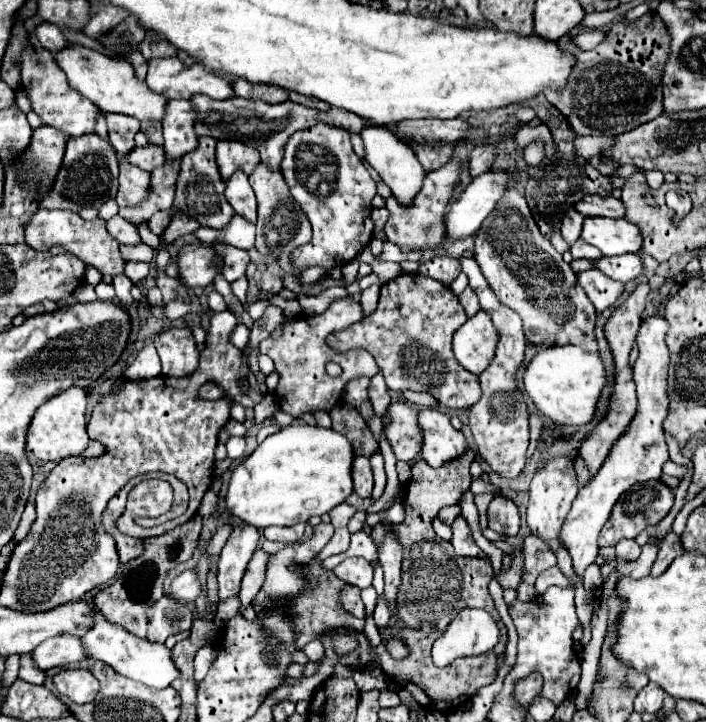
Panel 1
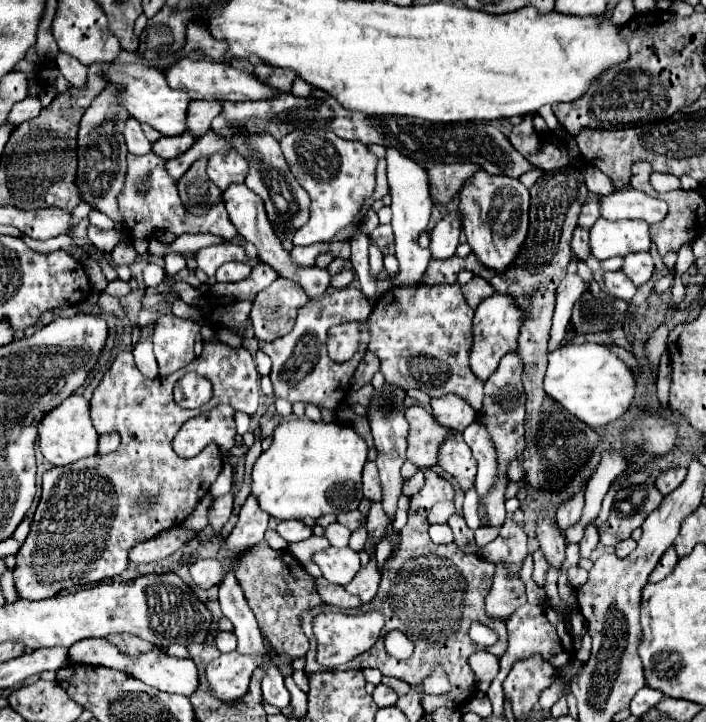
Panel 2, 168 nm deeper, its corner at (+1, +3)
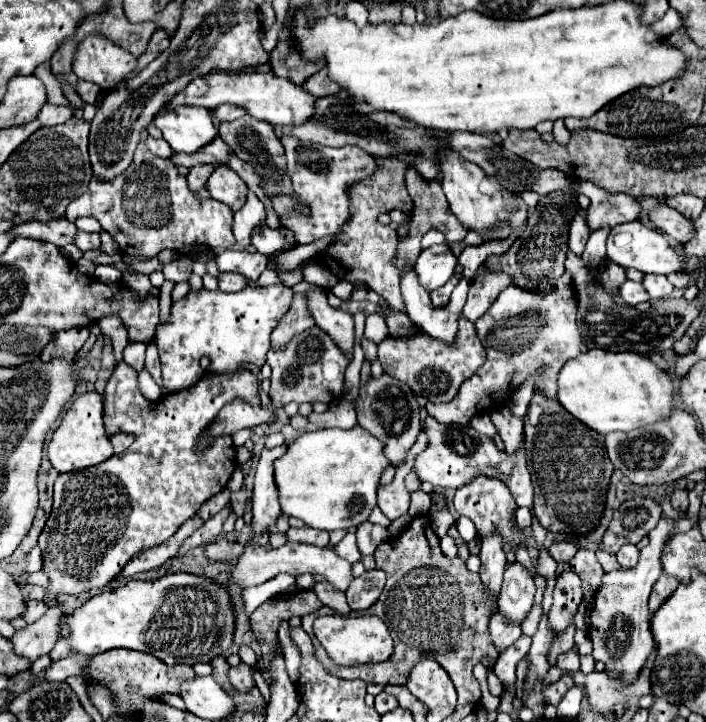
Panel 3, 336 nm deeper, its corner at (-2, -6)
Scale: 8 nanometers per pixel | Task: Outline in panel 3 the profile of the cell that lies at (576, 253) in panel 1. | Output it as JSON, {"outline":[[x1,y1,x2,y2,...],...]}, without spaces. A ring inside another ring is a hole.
{"outline":[[576,214,570,222,570,230,568,230,568,248,576,254,576,256,582,256,584,248,586,248,586,242,588,242,588,236,590,236,590,228,586,224,586,220]]}

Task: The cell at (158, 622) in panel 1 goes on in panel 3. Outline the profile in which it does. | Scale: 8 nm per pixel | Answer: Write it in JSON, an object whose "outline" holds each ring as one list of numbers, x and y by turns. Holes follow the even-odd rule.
{"outline":[[178,572,178,574,166,574,158,580,130,580,128,584,116,590,102,592,90,598,86,604,82,604,72,616,62,616,60,626,64,624,72,628,72,636,58,638,54,650,50,652,52,660,66,658,74,652,96,656,112,648,128,648,128,650,152,654,162,662,166,662,168,666,176,666,176,664,194,666,198,662,212,662,216,656,228,654,228,648,234,642,236,618,234,618,234,606,232,606,230,594,222,584,206,576]]}

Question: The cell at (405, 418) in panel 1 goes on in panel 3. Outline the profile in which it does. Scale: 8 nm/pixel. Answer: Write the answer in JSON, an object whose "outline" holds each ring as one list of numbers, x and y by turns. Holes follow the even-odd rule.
{"outline":[[426,416,424,420,424,432,428,434,428,448,416,458,414,472,418,474,420,480,432,482,436,488,460,488,468,482,472,482,476,476,488,476,488,478,498,478,504,482,516,504,530,508,534,502,534,486,530,480,530,472,526,466,526,448,524,444,514,452,506,454,506,450,496,448,492,438,478,434,470,426,460,426,460,424,440,424,436,418]]}

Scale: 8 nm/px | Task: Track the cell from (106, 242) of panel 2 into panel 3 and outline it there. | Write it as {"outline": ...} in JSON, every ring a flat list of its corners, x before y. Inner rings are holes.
{"outline":[[78,230,76,236,74,236,74,244,76,244,82,252,86,252,86,250,96,250,96,248,100,248,100,236]]}

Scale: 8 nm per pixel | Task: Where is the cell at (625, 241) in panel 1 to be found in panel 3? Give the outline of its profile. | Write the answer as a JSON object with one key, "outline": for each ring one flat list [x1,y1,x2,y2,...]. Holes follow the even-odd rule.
{"outline":[[640,220,634,222,624,222,616,228,612,228,608,236,608,260,616,262,622,268,636,268,646,274,670,274,670,272,686,272,688,270,688,258,676,248,654,228,644,226]]}

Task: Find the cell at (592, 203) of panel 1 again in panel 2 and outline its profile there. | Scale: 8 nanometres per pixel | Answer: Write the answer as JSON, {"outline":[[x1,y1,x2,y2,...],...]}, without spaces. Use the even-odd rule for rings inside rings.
{"outline":[[621,189,611,195,601,197,601,217,615,219,643,219,647,223,657,223,667,215,667,203,645,195,637,189]]}

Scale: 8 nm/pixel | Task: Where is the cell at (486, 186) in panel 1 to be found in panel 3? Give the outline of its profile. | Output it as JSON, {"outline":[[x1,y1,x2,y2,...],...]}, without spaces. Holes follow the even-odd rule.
{"outline":[[446,244,440,246,432,246,420,252,416,264,414,264,414,272,420,280,420,286,428,288,428,292,444,286,452,274,454,274,454,266,458,264,456,256,450,252,450,248]]}

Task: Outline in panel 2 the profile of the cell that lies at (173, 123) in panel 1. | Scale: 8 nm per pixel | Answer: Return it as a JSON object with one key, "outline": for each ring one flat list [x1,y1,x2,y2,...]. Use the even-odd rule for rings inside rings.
{"outline":[[191,101,189,103,189,115,187,115,187,131,191,135,205,135,209,131,209,125,213,117,221,111,219,101]]}

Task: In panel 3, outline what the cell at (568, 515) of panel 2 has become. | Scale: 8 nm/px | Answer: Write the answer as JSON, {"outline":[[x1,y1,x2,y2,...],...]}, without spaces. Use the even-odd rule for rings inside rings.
{"outline":[[558,542,556,546,550,546,548,552,556,562,568,562,576,554,576,546,574,542]]}

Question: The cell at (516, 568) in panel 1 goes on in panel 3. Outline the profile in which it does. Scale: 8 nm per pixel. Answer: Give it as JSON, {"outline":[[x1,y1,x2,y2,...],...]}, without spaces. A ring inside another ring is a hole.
{"outline":[[500,612,490,616,490,626,488,628,490,628,492,640,494,640,498,652,504,652,504,648,514,644,522,636,522,630,514,624,508,624]]}

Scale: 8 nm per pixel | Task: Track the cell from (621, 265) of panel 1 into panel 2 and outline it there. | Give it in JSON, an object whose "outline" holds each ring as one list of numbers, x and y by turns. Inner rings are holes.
{"outline":[[633,253,633,255,625,255,623,257,623,267,621,271,639,287,645,281,651,279,653,275,653,259,649,253]]}

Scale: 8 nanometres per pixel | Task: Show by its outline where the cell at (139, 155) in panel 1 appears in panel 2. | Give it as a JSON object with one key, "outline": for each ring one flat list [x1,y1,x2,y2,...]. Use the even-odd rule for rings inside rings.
{"outline":[[191,133,185,135,175,135,175,137,161,137,159,141,153,143,153,153,159,155,161,159,175,159,177,155,185,153,193,145,195,137]]}

